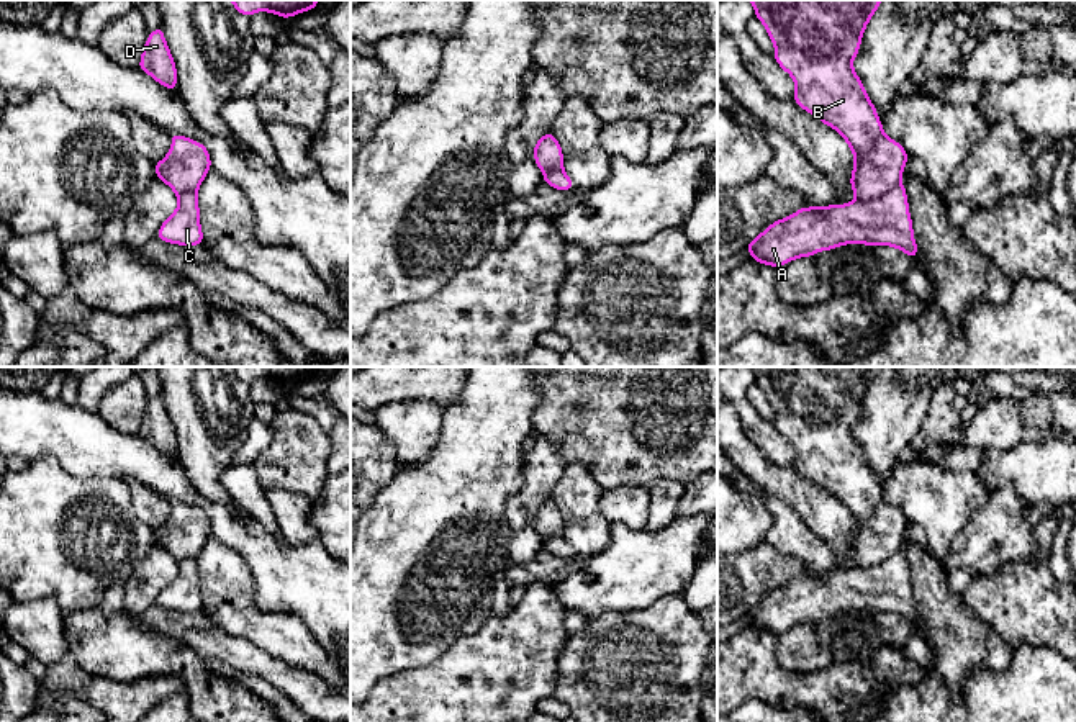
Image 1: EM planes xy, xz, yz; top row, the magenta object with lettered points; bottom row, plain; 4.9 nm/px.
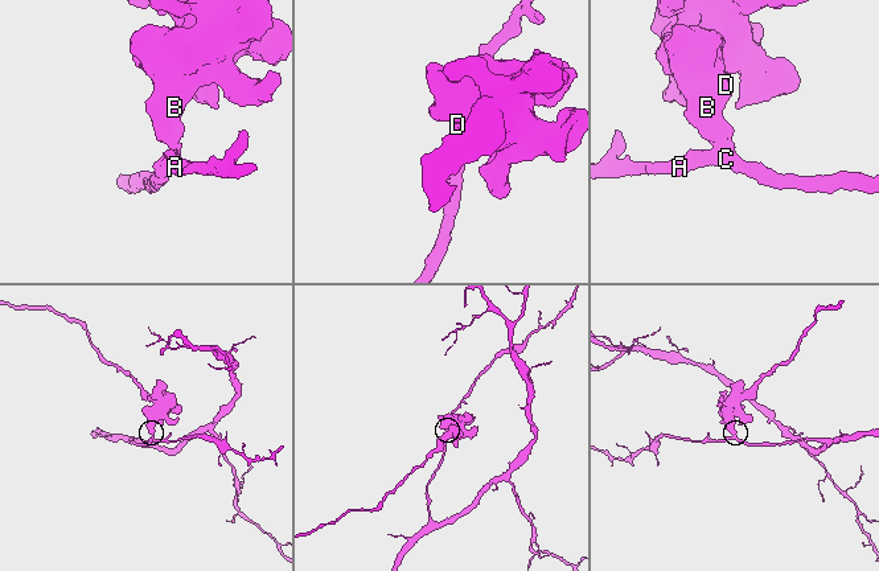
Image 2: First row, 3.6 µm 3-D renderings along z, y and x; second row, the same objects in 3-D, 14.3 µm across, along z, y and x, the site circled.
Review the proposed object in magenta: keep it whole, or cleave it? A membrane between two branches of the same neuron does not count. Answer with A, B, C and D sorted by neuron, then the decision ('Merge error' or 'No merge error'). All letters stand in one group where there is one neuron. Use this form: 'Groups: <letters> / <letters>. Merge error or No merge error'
Groups: A C / B D. Merge error

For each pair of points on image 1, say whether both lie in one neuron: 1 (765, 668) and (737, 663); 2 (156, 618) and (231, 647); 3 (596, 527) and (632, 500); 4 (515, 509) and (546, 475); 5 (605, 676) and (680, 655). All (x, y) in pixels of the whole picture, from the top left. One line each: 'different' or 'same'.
1: same
2: same
3: different
4: same
5: same

